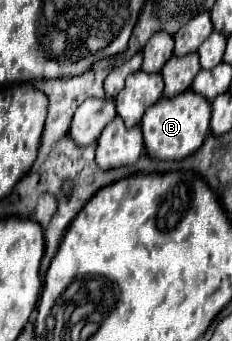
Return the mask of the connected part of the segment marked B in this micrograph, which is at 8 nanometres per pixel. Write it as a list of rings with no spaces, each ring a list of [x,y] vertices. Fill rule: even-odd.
[[[190,89],[172,99],[166,97],[158,99],[154,105],[150,105],[150,109],[146,109],[140,121],[146,153],[158,161],[176,161],[192,155],[194,151],[198,151],[204,137],[208,135],[210,113],[212,113],[210,101],[206,101],[204,97],[200,97]]]

